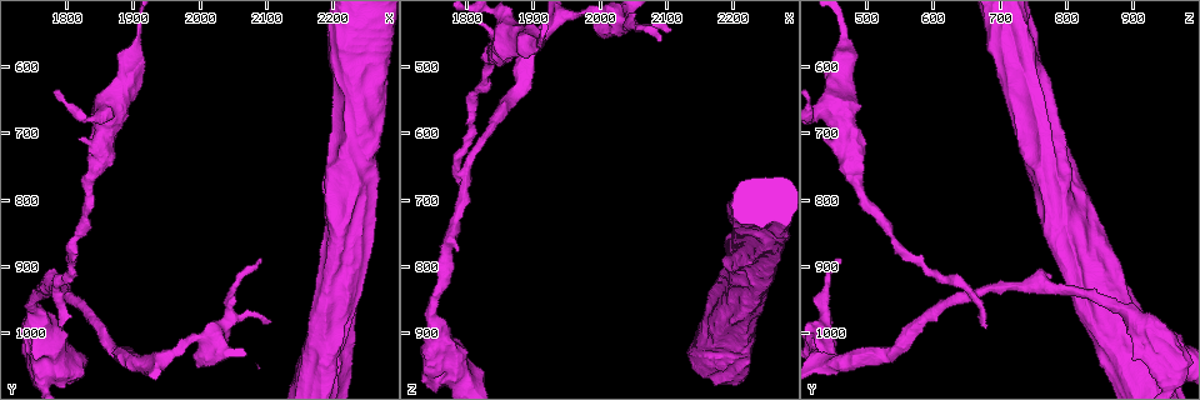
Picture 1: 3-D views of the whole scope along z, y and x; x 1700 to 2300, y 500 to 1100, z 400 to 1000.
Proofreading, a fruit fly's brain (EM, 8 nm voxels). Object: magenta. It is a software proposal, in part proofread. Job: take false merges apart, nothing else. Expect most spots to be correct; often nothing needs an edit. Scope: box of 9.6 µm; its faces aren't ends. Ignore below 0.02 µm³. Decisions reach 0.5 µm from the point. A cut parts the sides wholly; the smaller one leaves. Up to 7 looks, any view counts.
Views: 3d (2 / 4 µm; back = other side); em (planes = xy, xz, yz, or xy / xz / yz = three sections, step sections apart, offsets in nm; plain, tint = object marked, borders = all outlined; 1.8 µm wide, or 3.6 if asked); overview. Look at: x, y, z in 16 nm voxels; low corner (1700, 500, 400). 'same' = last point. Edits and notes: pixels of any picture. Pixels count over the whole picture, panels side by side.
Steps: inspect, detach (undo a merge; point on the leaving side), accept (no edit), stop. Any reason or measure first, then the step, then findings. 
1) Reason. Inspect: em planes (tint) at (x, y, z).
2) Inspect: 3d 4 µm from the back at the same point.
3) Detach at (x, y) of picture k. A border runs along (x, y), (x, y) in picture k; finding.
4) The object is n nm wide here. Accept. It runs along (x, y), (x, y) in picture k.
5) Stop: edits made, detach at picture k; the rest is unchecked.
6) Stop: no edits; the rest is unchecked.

Sudden change in width. Inspect: em xz step 16 (tint) at (2240, 625, 735).

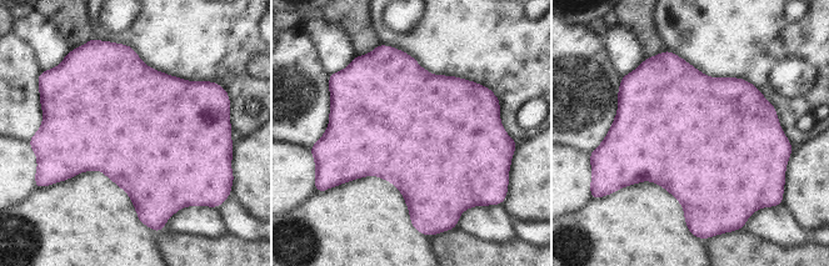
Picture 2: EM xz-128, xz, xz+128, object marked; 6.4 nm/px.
Inspect: em planes (borders) at the same point.

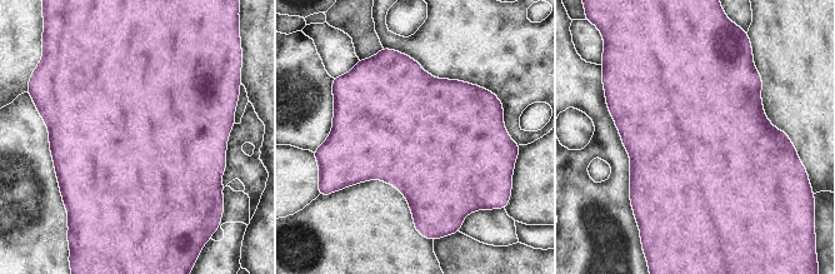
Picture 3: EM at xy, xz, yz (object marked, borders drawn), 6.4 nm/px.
Accept. All the same cell.

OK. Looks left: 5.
Thick turns thin. Inspect: 3d 2 µm at (2045, 960, 440).

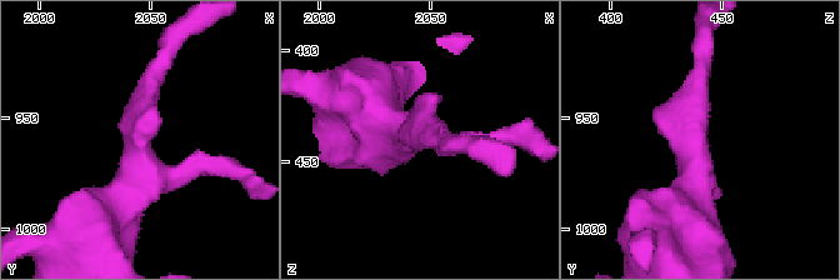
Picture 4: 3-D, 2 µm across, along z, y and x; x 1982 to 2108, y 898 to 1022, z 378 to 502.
Inspect: em 3.6 µm yz step 8 (tint) at (2044, 964, 437).

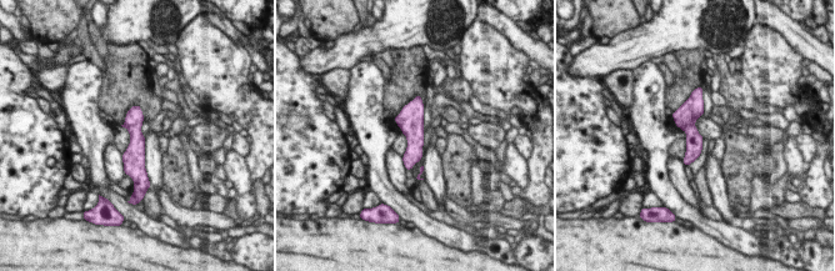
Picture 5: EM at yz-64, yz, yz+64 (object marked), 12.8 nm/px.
Accept. It runs along (418, 100), (409, 166) in picture 5; all the same cell.

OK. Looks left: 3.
Three arms meet. Inspect: em planes (plain) at (1795, 945, 660).

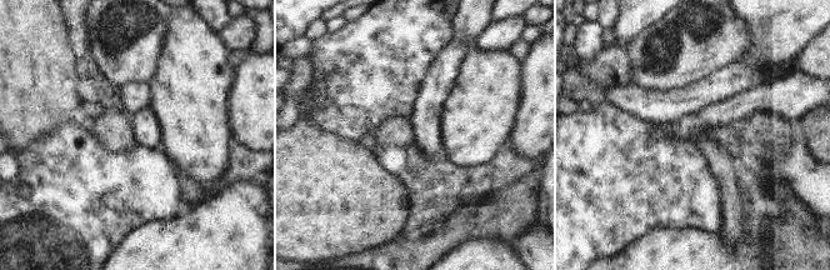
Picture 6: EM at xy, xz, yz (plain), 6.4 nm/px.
Inspect: em planes (tint) at the same point.

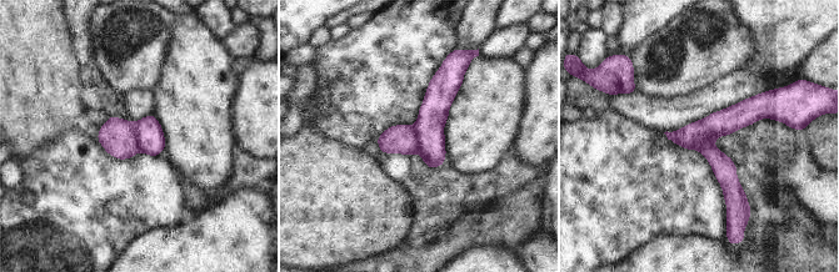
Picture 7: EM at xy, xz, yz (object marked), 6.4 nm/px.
Detach at (116, 136) of picture 7. A border runs along (131, 124), (139, 150) in picture 7; a second cell is stuck on.

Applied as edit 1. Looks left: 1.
Stop: edits made, detach at picture 7; the rest is unchecked.

